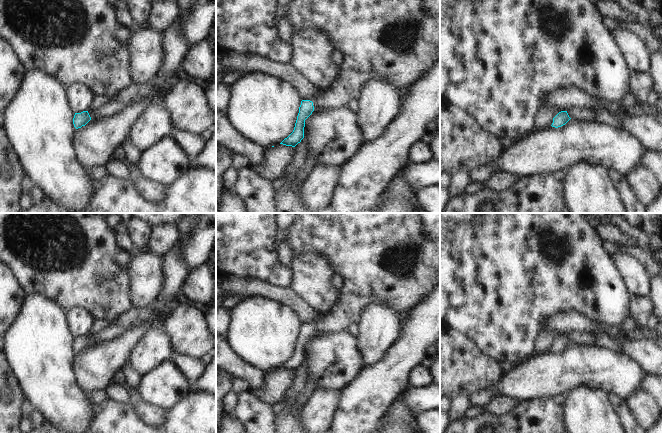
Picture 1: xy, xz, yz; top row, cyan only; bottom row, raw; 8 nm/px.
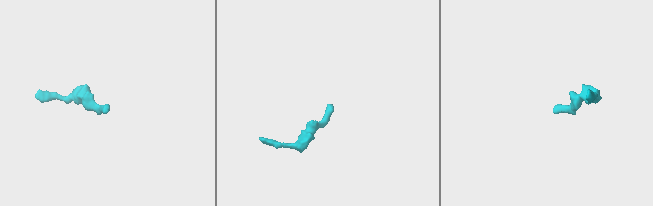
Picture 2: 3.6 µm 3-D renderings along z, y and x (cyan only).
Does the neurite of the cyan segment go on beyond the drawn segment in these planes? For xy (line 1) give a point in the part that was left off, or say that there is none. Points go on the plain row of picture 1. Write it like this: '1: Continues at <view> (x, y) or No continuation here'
1: No continuation here

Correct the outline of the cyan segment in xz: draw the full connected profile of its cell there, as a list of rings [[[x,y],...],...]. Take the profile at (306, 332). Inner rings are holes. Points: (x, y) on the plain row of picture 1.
[[[296,213],[296,218],[288,228],[288,233],[284,239],[284,242],[289,246],[293,255],[311,251],[325,257],[330,265],[331,270],[334,272],[334,274],[339,275],[343,282],[341,288],[338,290],[339,298],[337,300],[336,306],[327,314],[318,314],[312,325],[301,325],[294,354],[280,367],[286,370],[295,371],[298,367],[301,366],[301,364],[304,362],[305,344],[315,333],[346,331],[349,325],[359,322],[363,310],[376,299],[381,300],[384,303],[388,303],[393,308],[393,310],[398,313],[398,318],[402,324],[407,319],[408,310],[413,307],[415,303],[419,302],[422,298],[427,296],[440,283],[440,279],[436,275],[440,269],[440,241],[431,241],[423,236],[420,222],[420,213]]]

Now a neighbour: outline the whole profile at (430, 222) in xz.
[[[420,213],[423,236],[431,241],[440,241],[440,213]]]

